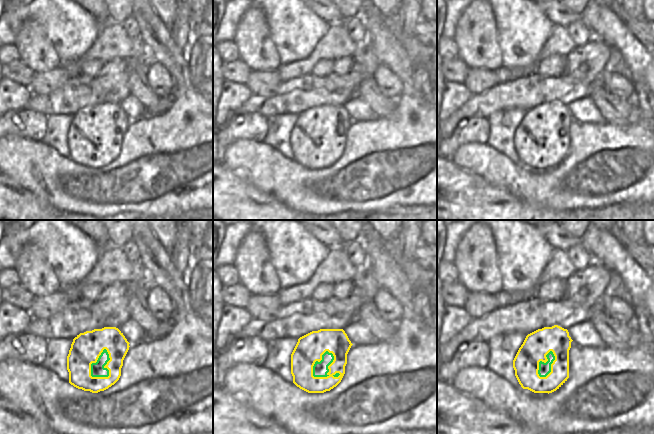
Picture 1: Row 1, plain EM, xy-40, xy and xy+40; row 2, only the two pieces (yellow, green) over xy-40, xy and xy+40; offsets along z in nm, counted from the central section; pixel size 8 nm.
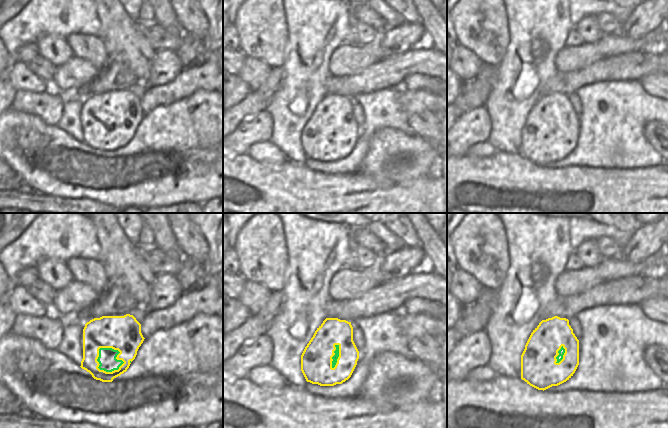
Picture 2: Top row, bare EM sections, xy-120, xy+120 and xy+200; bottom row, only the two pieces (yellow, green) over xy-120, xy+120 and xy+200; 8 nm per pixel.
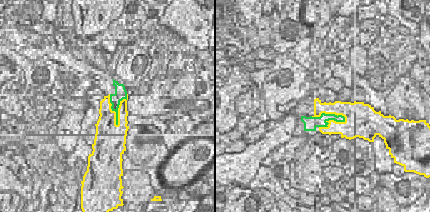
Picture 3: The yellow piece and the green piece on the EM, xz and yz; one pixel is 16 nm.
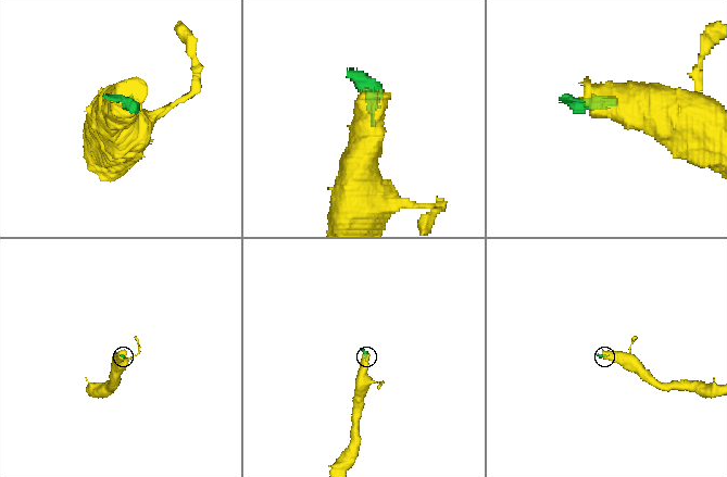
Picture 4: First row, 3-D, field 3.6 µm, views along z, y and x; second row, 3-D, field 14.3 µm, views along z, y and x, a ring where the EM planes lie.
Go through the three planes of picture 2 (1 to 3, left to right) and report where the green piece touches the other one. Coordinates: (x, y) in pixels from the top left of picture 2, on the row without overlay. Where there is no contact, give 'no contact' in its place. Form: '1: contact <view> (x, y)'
1: contact xy-120 (116, 125)
2: contact xy+120 (339, 132)
3: contact xy+200 (558, 130)

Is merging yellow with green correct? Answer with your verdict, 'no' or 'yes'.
no

